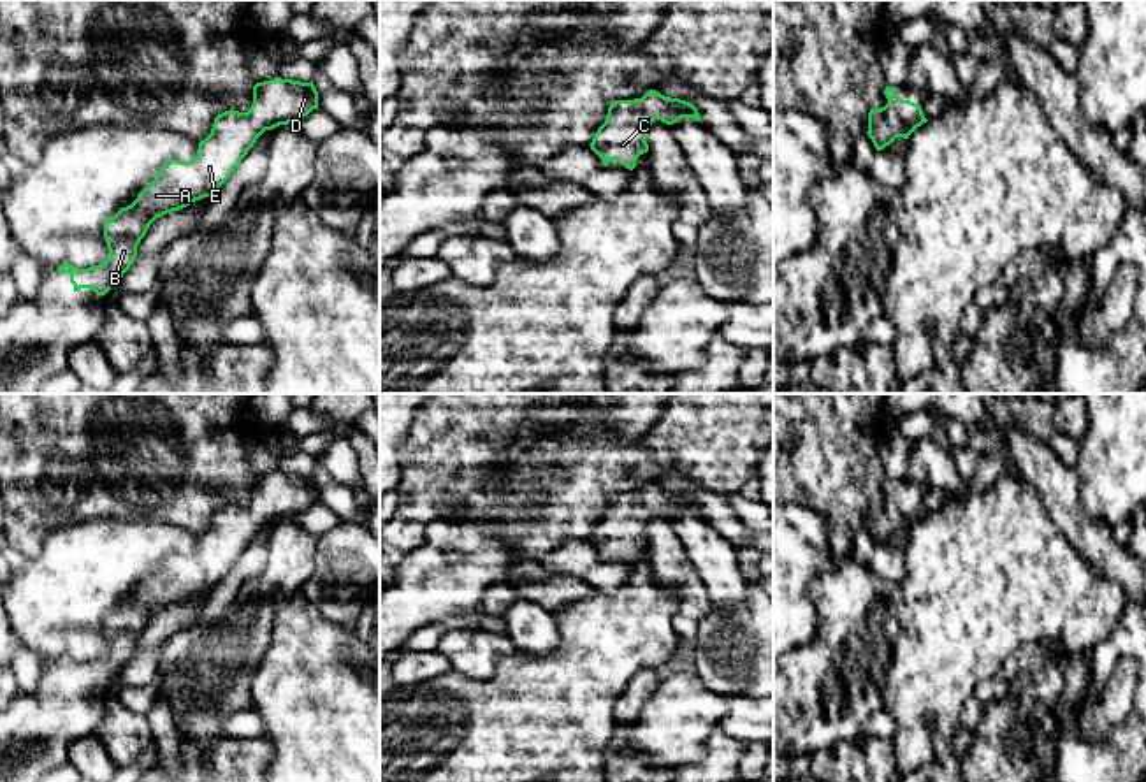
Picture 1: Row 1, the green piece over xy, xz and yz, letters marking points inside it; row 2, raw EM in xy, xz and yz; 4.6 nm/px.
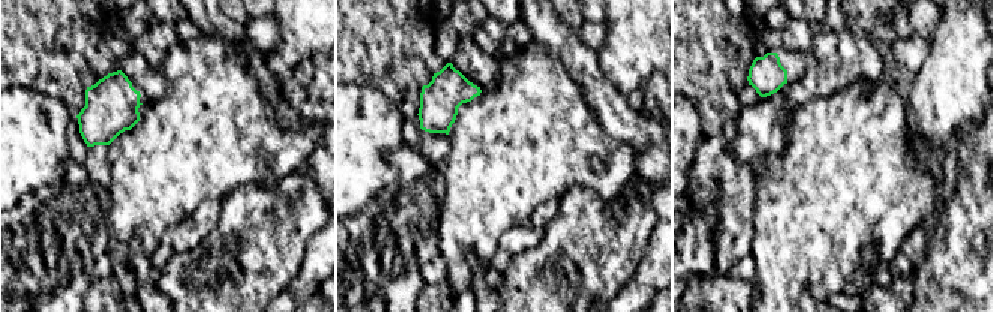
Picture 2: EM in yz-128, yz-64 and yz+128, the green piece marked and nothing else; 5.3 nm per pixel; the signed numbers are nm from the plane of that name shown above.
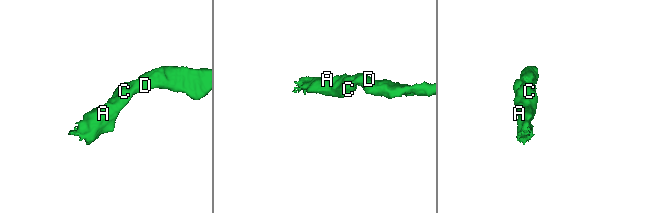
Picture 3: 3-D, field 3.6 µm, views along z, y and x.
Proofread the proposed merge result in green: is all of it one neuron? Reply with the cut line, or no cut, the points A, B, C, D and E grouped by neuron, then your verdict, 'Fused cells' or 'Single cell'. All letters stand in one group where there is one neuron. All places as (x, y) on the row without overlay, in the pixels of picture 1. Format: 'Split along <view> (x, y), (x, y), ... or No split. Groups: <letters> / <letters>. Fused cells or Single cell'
No split. Groups: A B C D E. Single cell

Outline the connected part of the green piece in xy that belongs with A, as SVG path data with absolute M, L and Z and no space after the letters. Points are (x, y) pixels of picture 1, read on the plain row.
M276 469L257 476L248 506L230 503L218 508L211 527L199 536L193 554L167 555L130 599L105 613L109 652L104 657L77 663L67 655L58 661L58 668L70 668L74 685L90 682L100 691L105 689L134 657L137 640L156 612L211 590L265 524L295 517L313 503L318 503L313 474L301 476Z

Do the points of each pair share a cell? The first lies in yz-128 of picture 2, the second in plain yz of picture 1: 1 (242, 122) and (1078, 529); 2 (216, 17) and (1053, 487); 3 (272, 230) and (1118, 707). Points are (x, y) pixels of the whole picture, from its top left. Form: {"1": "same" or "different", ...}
{"1": "different", "2": "same", "3": "same"}

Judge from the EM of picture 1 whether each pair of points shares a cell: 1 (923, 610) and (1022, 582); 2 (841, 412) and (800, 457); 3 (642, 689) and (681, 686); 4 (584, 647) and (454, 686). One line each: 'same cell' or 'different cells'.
1: same cell
2: same cell
3: different cells
4: same cell

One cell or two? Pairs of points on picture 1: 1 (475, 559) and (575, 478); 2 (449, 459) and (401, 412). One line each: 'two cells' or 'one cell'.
1: two cells
2: two cells

